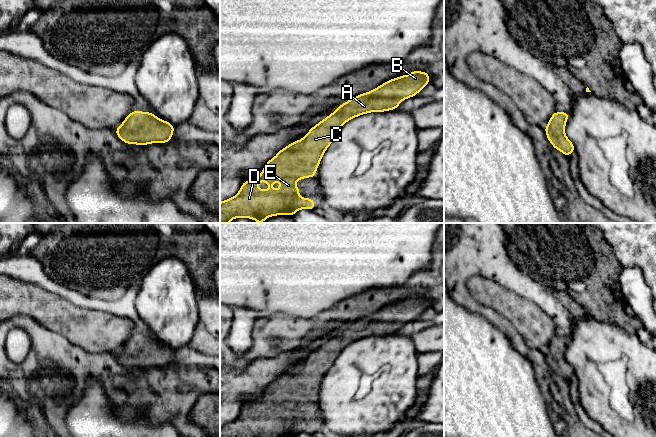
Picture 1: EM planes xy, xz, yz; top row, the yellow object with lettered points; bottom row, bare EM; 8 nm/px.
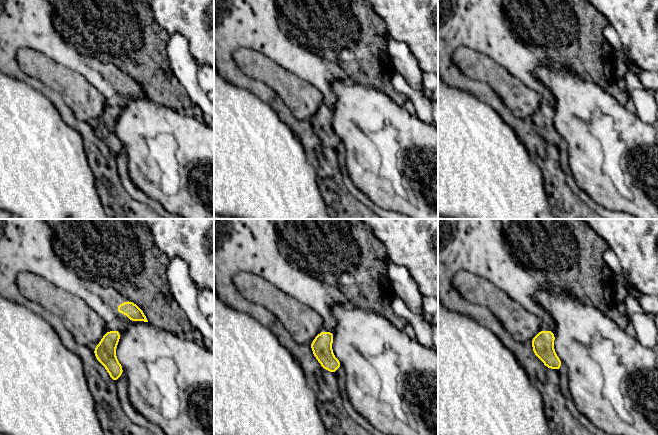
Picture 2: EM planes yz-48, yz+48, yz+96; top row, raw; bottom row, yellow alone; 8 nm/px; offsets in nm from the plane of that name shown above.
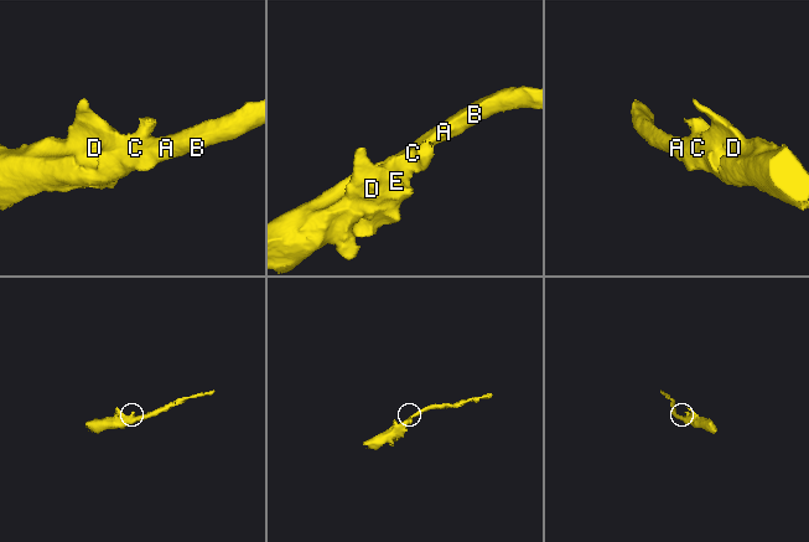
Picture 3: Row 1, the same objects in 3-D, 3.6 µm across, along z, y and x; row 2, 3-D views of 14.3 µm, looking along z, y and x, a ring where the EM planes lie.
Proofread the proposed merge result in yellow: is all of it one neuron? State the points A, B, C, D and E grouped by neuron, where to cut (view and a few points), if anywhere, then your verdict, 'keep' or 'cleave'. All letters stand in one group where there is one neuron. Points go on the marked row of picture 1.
A B C D E; no cut; keep

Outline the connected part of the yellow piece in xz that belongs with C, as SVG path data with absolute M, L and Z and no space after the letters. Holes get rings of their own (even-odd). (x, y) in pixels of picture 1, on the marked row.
M416 70L341 104L302 139L269 160L257 176L255 188L252 180L245 181L234 197L220 202L220 223L241 217L262 223L271 216L292 216L300 209L313 210L313 199L301 198L295 182L308 177L314 179L323 154L342 126L362 114L397 109L403 100L417 95L429 82L428 73ZM263 180L270 189L258 189Z

